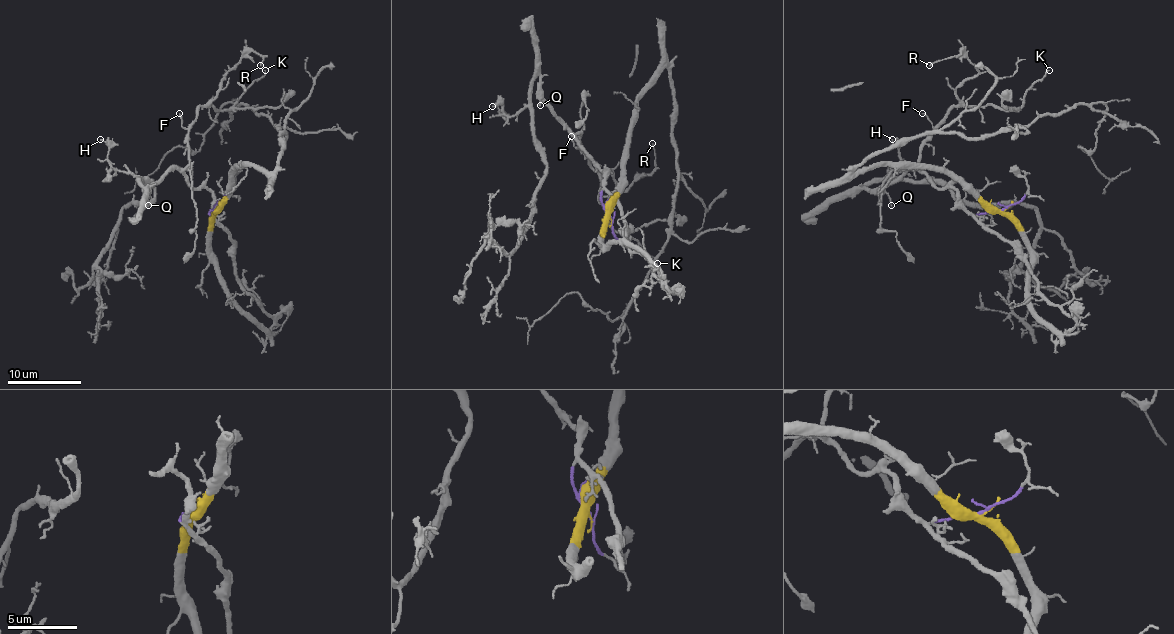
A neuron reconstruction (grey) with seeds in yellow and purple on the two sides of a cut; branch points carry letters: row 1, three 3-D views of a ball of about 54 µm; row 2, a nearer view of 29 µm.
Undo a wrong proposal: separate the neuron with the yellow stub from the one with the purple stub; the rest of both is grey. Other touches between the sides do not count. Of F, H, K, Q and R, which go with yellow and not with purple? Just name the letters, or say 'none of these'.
none of these

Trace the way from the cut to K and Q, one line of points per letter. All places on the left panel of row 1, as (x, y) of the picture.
K: (217, 210), (209, 213), (213, 195), (206, 187), (187, 182), (187, 129), (200, 106), (222, 110), (265, 70)
Q: (217, 210), (209, 213), (213, 195), (206, 187), (193, 187), (178, 169), (171, 169), (148, 189), (148, 206)

